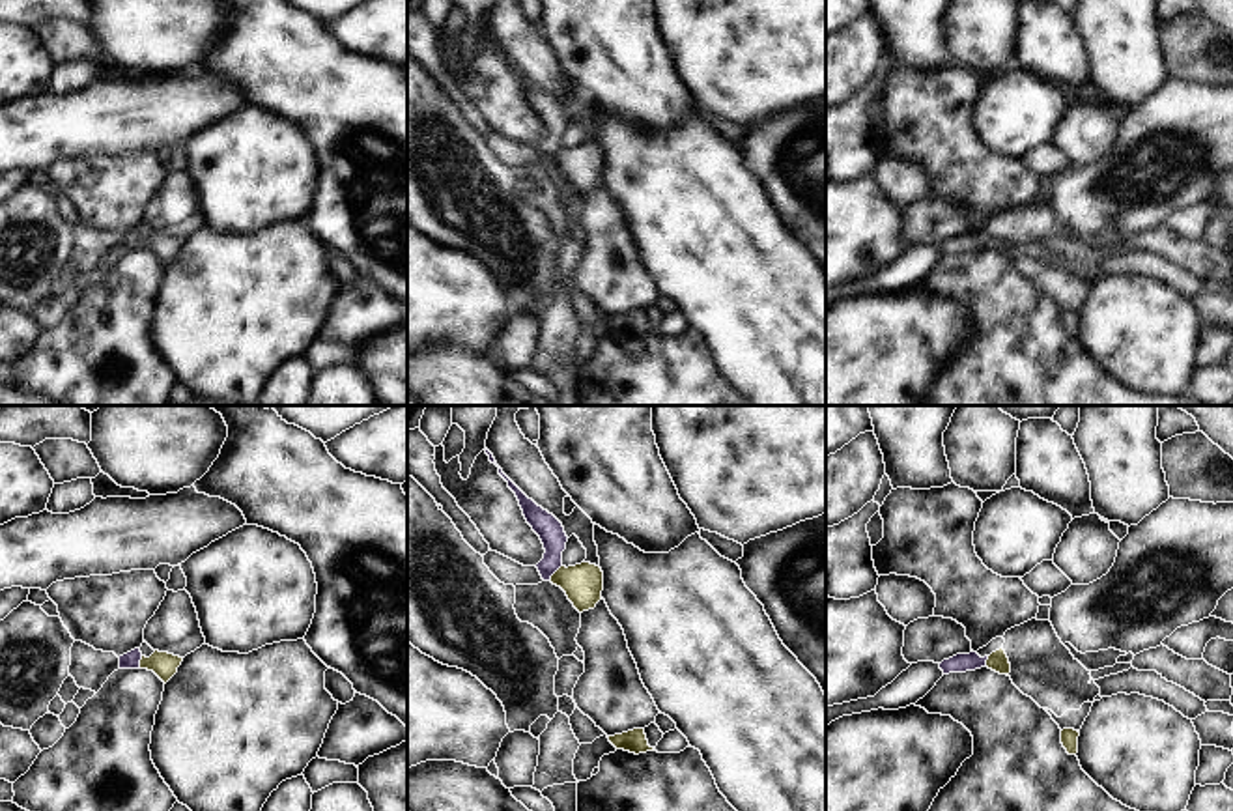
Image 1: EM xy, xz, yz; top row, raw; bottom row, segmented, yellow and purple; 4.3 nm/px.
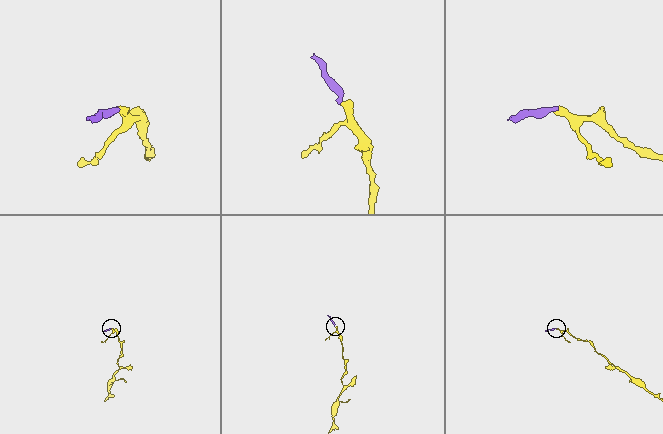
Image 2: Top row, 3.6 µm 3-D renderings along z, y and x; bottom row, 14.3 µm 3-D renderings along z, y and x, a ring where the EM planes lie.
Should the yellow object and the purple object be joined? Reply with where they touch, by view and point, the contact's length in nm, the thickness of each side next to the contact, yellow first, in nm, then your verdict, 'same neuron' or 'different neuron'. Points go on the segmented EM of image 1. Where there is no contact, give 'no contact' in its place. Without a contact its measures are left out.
xz (555, 572) | 90 nm | 170/110 nm | same neuron

